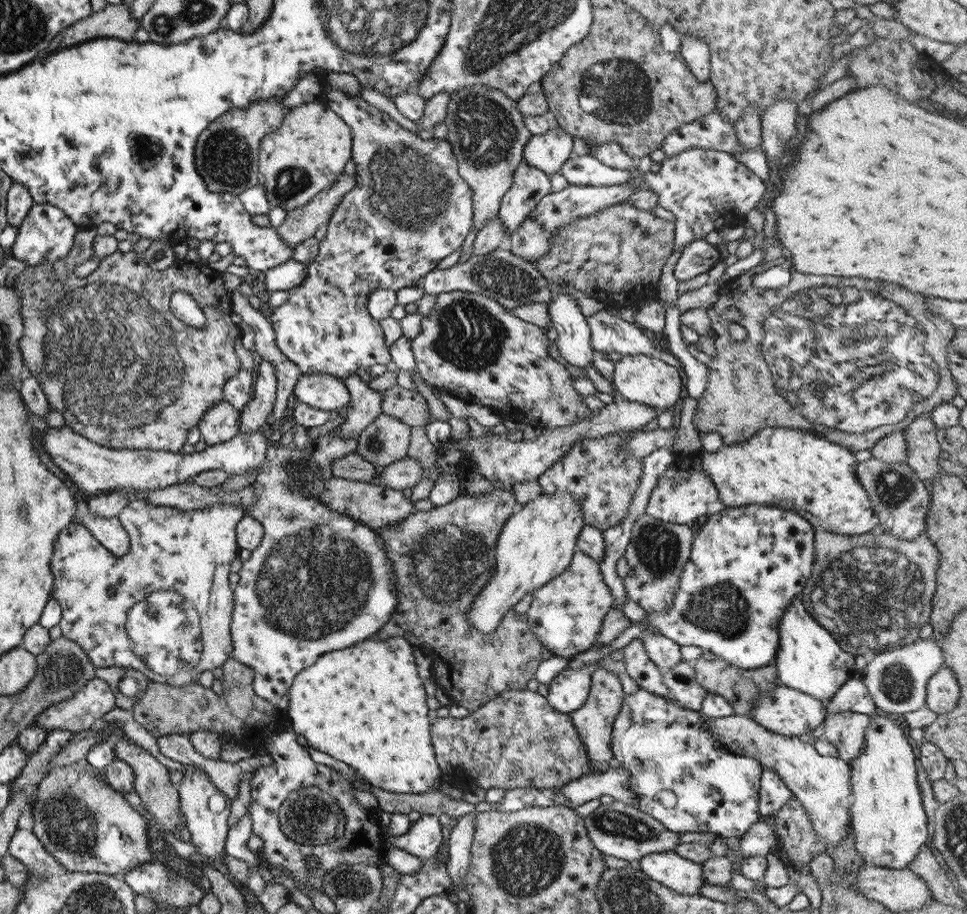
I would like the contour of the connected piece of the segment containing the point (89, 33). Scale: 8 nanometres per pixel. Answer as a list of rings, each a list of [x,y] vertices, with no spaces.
[[[106,4],[103,10],[92,12],[87,17],[62,30],[58,50],[75,46],[87,40],[117,38],[131,41],[139,19],[129,16],[129,6],[125,4]]]

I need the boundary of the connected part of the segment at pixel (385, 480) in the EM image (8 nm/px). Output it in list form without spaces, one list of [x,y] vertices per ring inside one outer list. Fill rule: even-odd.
[[[407,455],[402,459],[396,460],[392,464],[381,468],[378,479],[375,479],[375,485],[385,485],[393,490],[403,490],[415,486],[422,478],[424,470],[415,460]]]

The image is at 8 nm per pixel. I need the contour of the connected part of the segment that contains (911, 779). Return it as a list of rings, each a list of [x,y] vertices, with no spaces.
[[[878,715],[870,716],[863,732],[863,746],[861,754],[848,761],[853,849],[856,856],[870,866],[905,868],[927,840],[926,817],[915,782],[913,750],[899,724]]]

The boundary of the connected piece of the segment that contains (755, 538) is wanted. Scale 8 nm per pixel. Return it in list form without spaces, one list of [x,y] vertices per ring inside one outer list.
[[[748,504],[740,507],[723,507],[721,511],[707,516],[693,534],[689,556],[679,575],[679,587],[673,595],[673,601],[662,612],[645,612],[643,622],[630,622],[629,627],[619,634],[607,646],[592,646],[589,649],[569,658],[567,667],[597,668],[597,661],[617,649],[622,649],[633,638],[643,636],[645,626],[657,628],[661,634],[679,646],[698,646],[709,651],[721,660],[737,668],[761,668],[773,661],[779,631],[777,626],[782,620],[787,606],[795,596],[800,596],[807,578],[812,574],[814,528],[807,520],[793,511],[771,507],[769,505]]]

